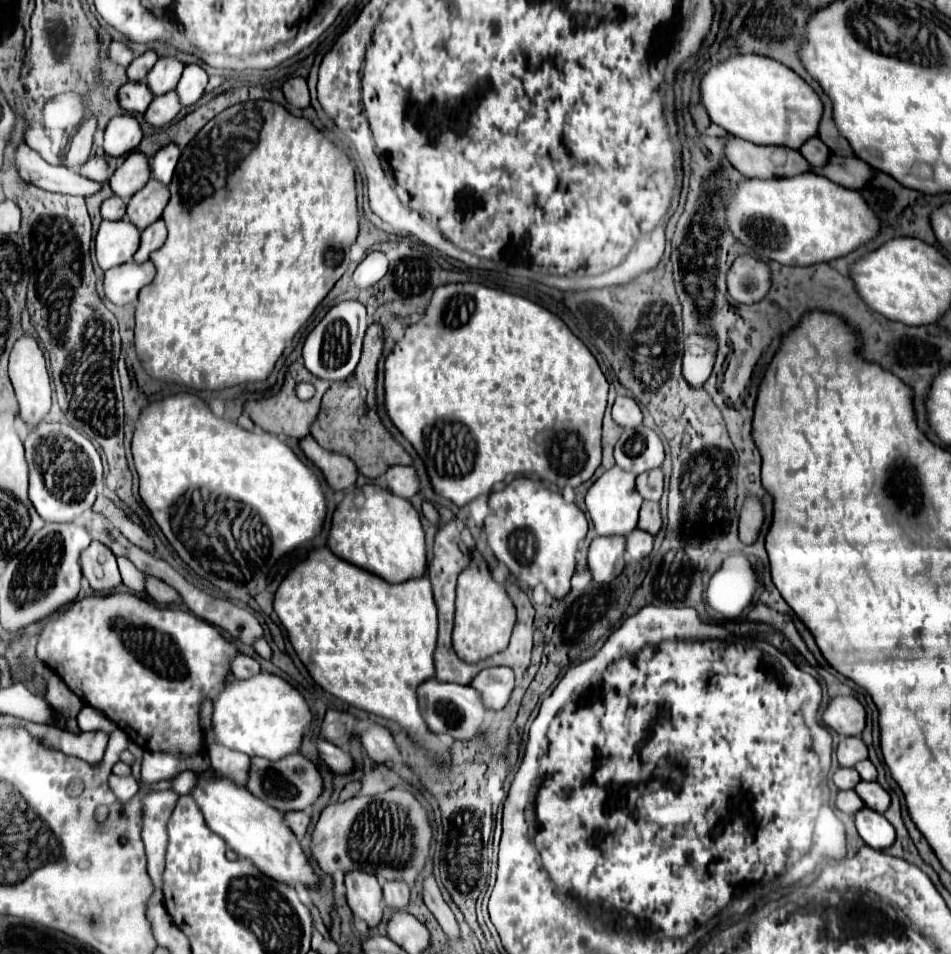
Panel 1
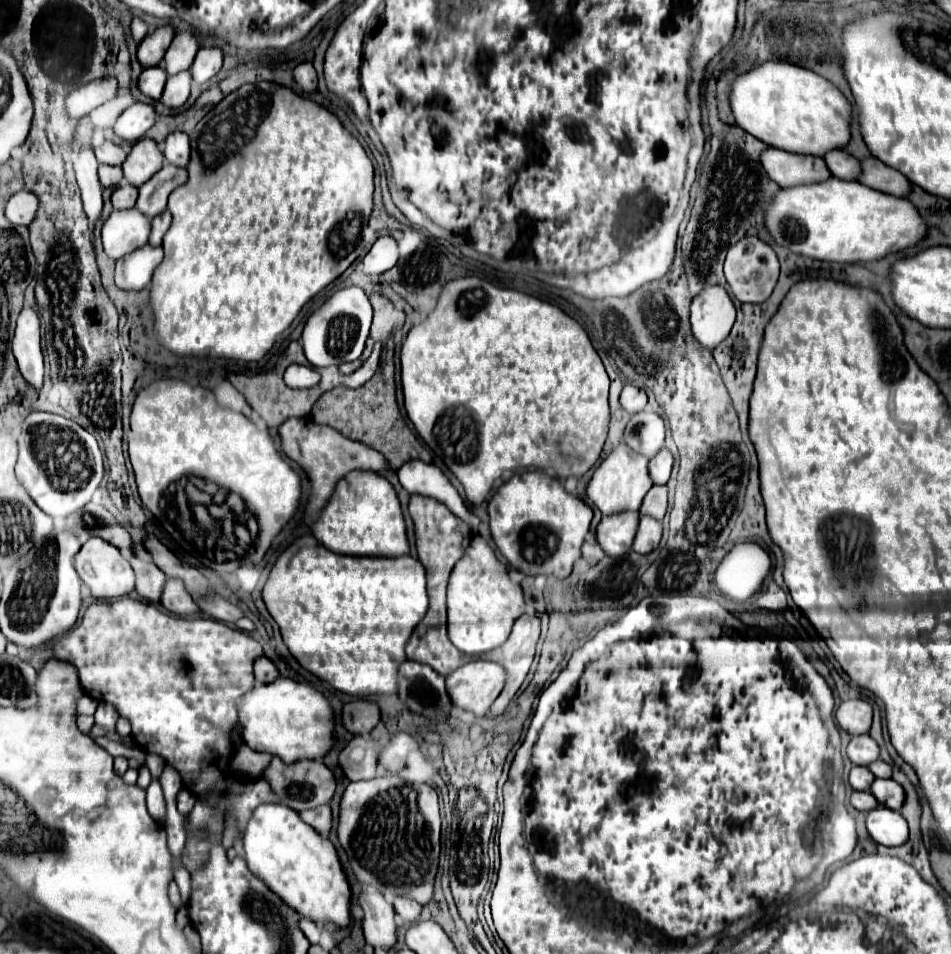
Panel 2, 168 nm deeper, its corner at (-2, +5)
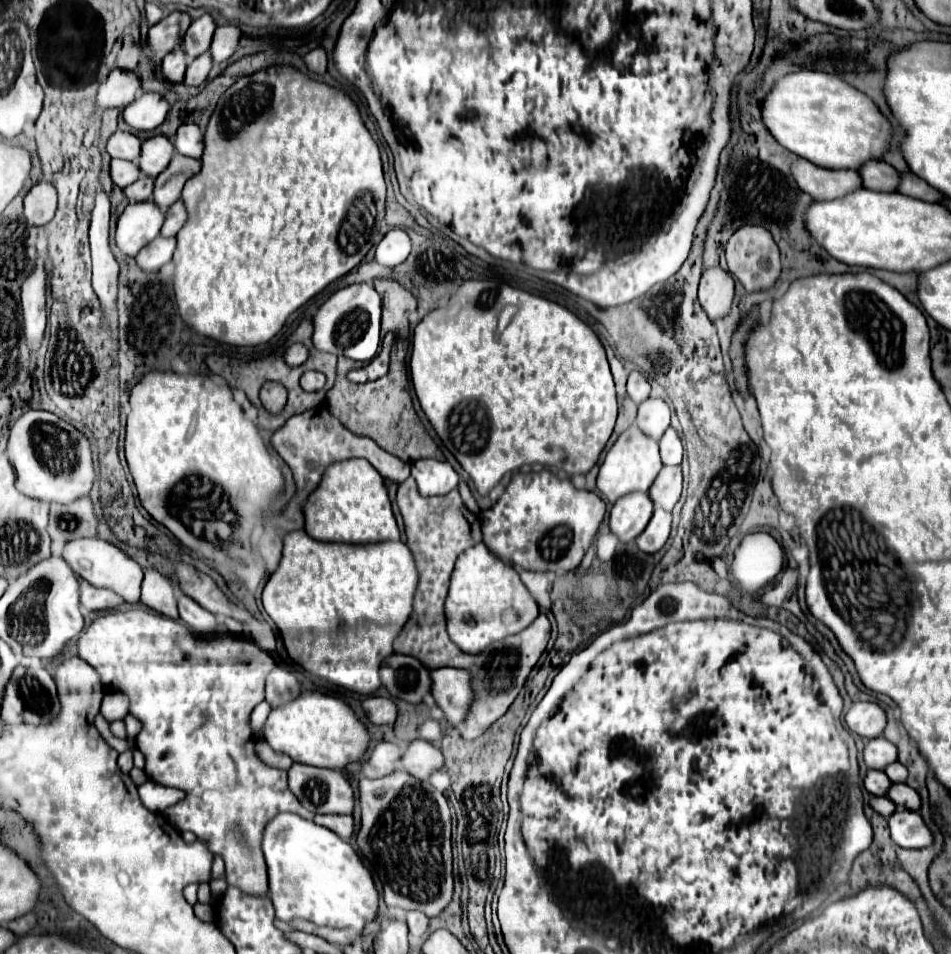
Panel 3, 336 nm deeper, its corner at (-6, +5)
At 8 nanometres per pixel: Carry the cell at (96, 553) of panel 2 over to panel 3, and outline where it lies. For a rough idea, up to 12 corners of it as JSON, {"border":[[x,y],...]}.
{"border":[[101,538],[65,544],[63,558],[91,586],[139,602],[143,568]]}

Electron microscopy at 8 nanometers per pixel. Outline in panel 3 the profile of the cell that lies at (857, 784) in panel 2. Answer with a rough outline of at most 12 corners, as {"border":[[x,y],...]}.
{"border":[[869,770],[863,786],[873,796],[883,796],[891,786],[887,774]]}

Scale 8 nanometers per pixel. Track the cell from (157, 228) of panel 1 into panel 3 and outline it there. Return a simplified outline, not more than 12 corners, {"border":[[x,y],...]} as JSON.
{"border":[[181,200],[167,212],[161,236],[175,236],[187,220]]}

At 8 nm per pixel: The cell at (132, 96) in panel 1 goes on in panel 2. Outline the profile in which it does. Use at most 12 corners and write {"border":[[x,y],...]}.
{"border":[[163,66],[141,72],[139,90],[159,100],[167,82]]}

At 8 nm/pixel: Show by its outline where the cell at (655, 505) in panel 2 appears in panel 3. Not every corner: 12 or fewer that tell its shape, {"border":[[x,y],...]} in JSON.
{"border":[[663,466],[649,496],[671,512],[681,496],[681,466]]}

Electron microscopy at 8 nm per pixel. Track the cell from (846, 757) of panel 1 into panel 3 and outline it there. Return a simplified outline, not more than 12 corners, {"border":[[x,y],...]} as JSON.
{"border":[[885,738],[865,744],[867,768],[883,770],[897,760],[897,748]]}

